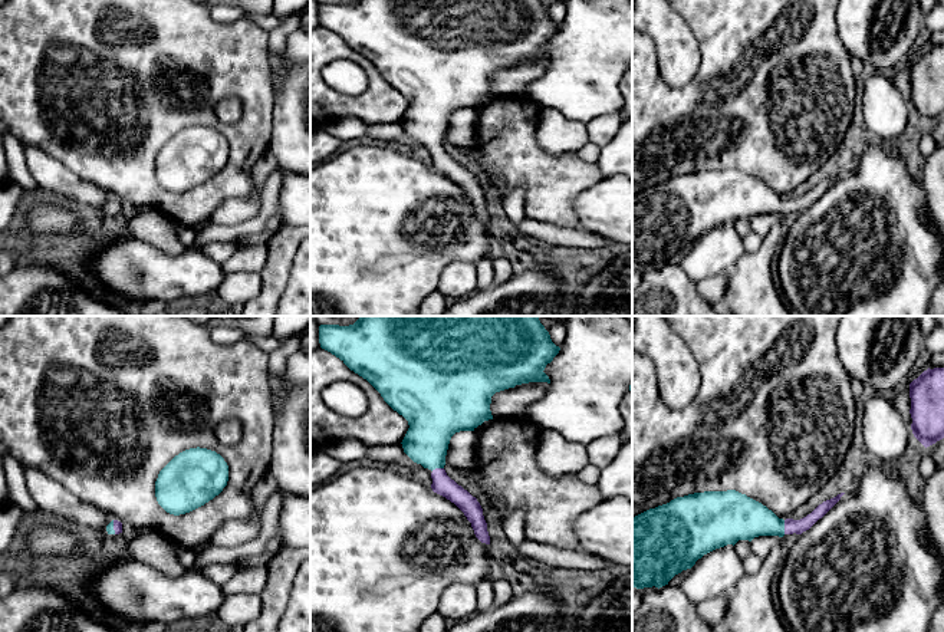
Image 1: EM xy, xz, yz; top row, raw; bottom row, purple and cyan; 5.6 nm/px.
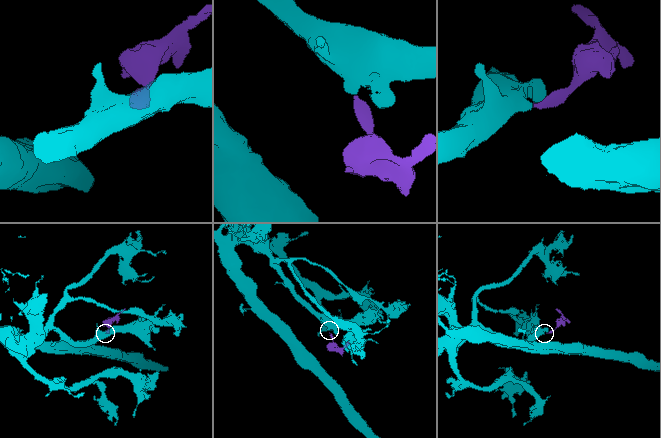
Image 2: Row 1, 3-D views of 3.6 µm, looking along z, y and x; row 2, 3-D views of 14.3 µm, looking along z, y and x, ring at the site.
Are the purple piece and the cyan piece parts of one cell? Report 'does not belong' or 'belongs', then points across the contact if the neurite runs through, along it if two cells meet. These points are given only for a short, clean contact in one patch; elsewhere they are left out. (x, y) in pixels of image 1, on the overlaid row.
belongs; way yz (792, 526), (785, 527), (742, 517)

